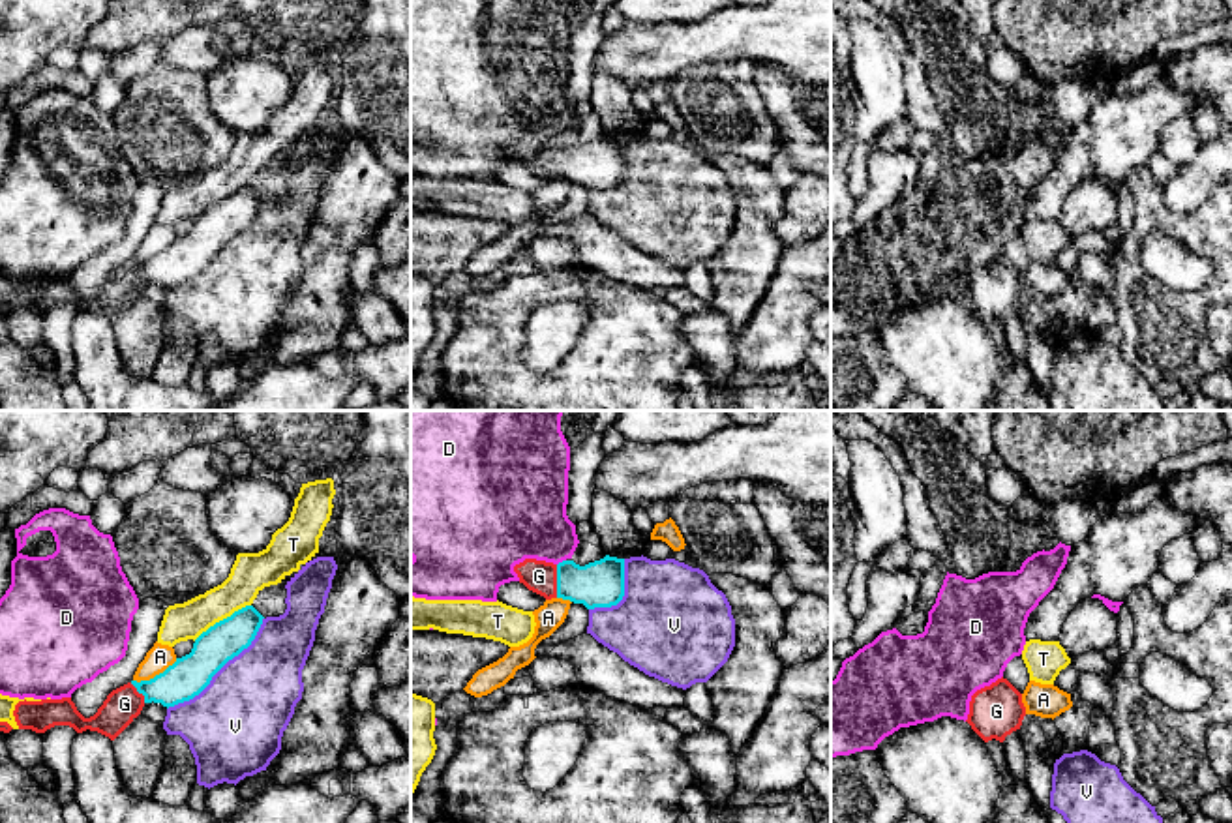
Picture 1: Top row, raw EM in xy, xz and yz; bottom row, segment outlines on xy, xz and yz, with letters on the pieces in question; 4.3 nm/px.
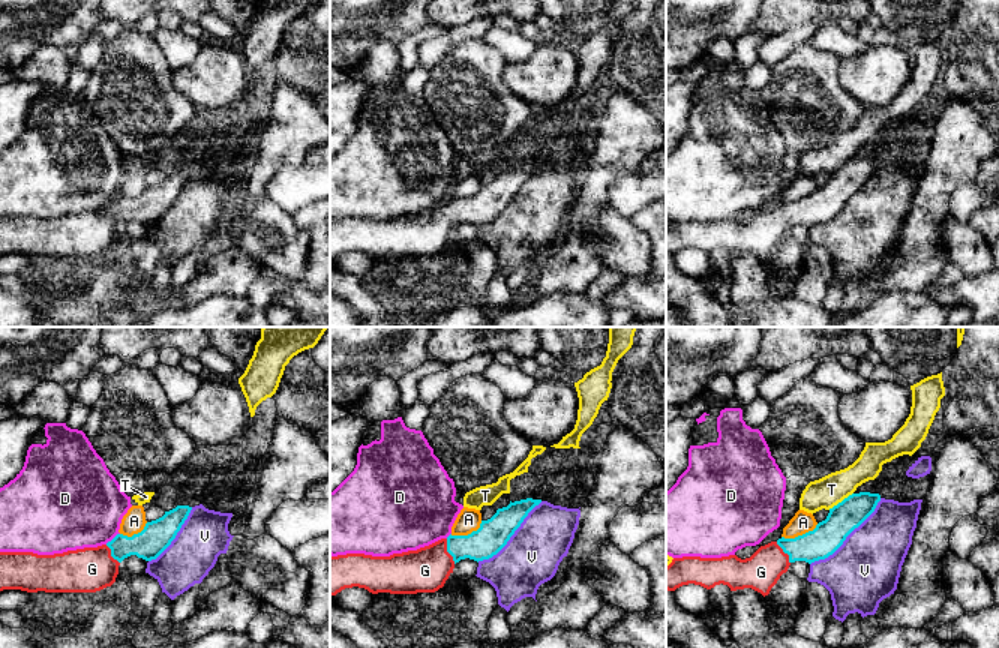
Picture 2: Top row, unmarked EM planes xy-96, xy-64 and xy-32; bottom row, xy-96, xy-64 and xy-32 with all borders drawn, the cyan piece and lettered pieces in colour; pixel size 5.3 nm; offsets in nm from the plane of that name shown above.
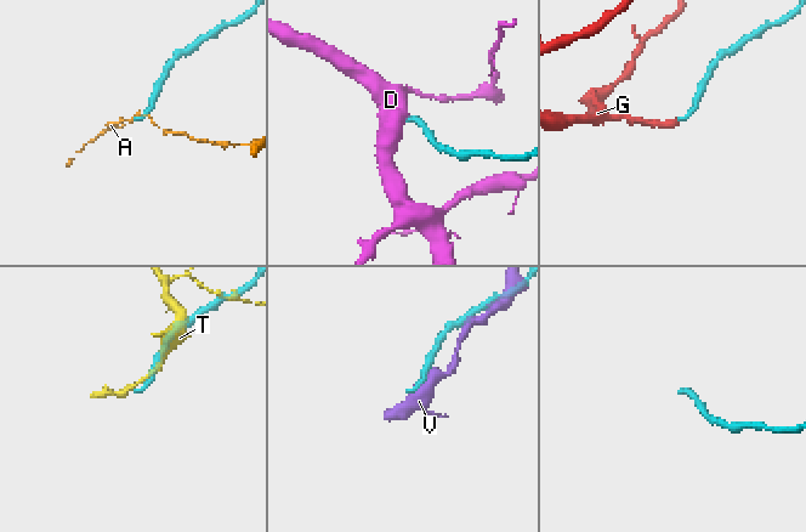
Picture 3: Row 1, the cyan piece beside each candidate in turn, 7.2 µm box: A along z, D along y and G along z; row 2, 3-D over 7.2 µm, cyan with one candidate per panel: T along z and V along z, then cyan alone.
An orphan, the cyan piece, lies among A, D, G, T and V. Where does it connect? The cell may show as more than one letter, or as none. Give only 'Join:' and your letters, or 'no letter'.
Join: G

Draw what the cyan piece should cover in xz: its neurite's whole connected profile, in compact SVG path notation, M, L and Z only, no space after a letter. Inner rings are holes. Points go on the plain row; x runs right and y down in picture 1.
M609 135L585 146L525 139L514 152L519 163L546 180L563 178L587 189L617 186L624 176L624 139Z

